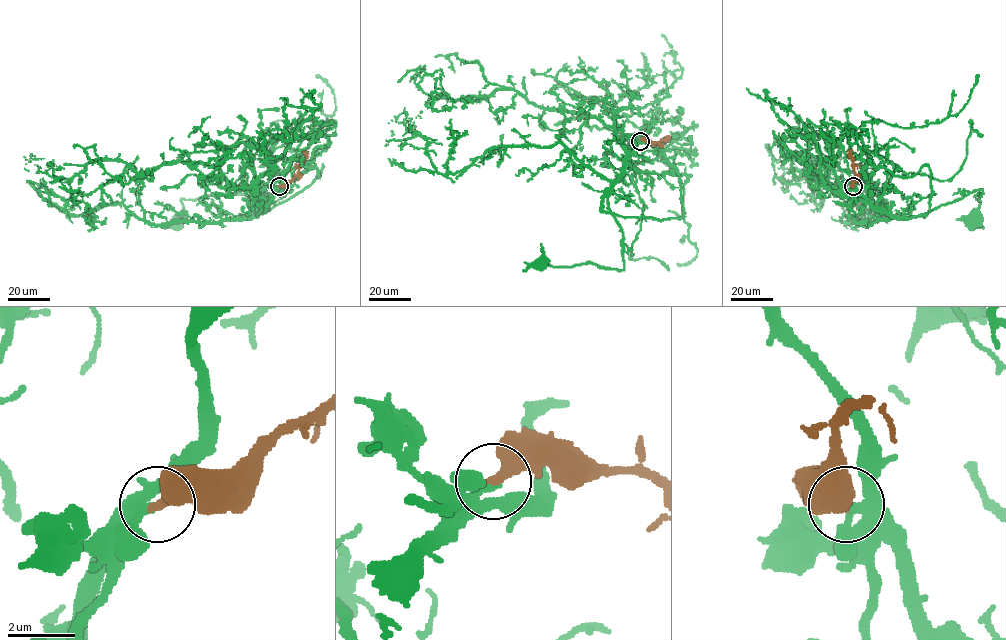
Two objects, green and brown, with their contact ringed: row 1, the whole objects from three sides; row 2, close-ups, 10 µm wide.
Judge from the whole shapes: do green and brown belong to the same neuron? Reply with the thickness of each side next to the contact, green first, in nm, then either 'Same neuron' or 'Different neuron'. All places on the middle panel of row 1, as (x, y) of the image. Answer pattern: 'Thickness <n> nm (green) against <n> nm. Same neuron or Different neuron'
Thickness 260 nm (green) against 400 nm. Same neuron

